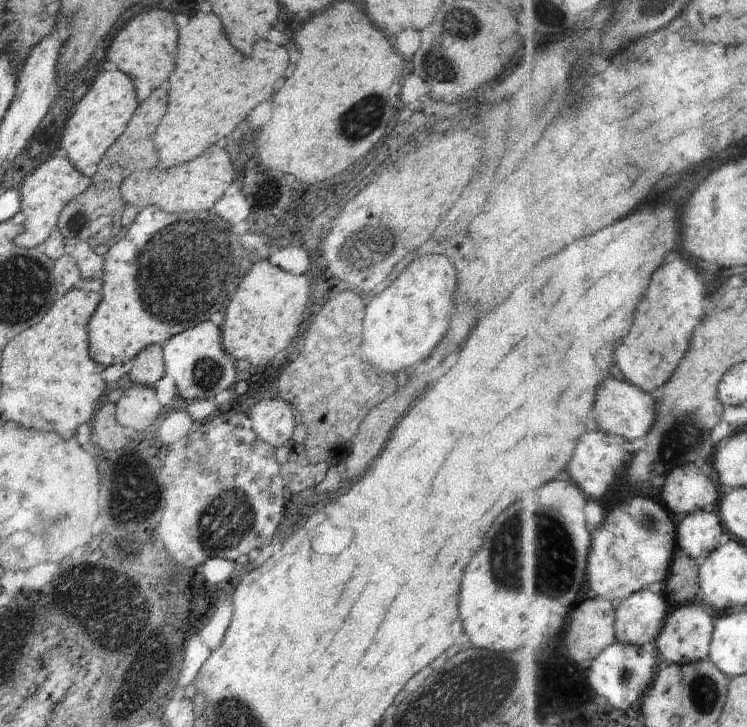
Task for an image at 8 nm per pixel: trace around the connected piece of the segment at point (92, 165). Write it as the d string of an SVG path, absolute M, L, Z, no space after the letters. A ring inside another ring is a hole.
M103 70L95 76L94 84L81 97L61 136L60 150L80 174L87 177L96 174L104 153L126 132L139 103L135 86L124 72Z

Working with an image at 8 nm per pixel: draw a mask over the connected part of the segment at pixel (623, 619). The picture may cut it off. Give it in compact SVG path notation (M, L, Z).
M642 590L618 608L618 640L638 646L654 642L666 624L666 616L666 600L652 590Z

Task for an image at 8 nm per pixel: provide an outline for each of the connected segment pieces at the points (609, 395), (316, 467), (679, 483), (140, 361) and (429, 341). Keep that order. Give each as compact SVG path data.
M608 378L602 384L602 390L598 390L598 406L594 408L598 422L602 424L601 430L608 434L616 434L628 440L648 440L649 434L653 432L656 422L658 422L659 401L650 392L640 390L638 386L626 382L626 380L616 380Z
M291 444L292 452L288 461L281 464L280 474L284 480L287 494L299 494L304 490L316 488L324 478L331 464L310 462L307 447Z
M678 466L664 488L664 502L674 514L694 514L716 504L716 484L696 466Z
M153 344L143 348L134 358L128 372L136 385L154 387L154 384L166 374L162 345Z
M430 253L416 257L399 276L381 293L365 306L362 323L362 344L360 344L360 358L366 364L374 366L376 372L396 375L399 370L410 368L430 356L434 346L444 338L448 332L450 320L454 316L454 294L458 286L458 272L447 256Z

